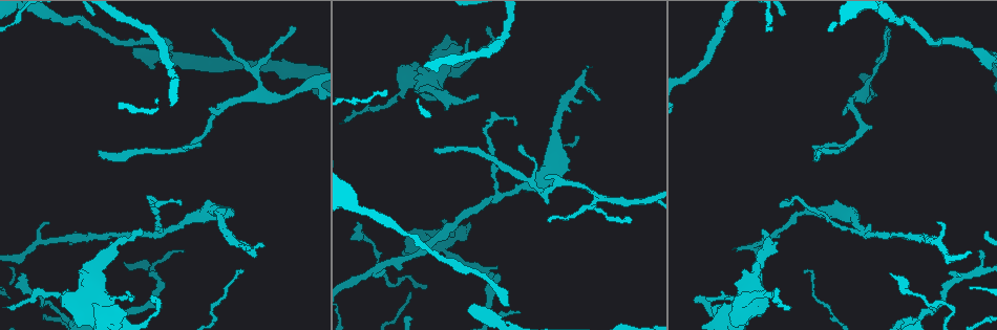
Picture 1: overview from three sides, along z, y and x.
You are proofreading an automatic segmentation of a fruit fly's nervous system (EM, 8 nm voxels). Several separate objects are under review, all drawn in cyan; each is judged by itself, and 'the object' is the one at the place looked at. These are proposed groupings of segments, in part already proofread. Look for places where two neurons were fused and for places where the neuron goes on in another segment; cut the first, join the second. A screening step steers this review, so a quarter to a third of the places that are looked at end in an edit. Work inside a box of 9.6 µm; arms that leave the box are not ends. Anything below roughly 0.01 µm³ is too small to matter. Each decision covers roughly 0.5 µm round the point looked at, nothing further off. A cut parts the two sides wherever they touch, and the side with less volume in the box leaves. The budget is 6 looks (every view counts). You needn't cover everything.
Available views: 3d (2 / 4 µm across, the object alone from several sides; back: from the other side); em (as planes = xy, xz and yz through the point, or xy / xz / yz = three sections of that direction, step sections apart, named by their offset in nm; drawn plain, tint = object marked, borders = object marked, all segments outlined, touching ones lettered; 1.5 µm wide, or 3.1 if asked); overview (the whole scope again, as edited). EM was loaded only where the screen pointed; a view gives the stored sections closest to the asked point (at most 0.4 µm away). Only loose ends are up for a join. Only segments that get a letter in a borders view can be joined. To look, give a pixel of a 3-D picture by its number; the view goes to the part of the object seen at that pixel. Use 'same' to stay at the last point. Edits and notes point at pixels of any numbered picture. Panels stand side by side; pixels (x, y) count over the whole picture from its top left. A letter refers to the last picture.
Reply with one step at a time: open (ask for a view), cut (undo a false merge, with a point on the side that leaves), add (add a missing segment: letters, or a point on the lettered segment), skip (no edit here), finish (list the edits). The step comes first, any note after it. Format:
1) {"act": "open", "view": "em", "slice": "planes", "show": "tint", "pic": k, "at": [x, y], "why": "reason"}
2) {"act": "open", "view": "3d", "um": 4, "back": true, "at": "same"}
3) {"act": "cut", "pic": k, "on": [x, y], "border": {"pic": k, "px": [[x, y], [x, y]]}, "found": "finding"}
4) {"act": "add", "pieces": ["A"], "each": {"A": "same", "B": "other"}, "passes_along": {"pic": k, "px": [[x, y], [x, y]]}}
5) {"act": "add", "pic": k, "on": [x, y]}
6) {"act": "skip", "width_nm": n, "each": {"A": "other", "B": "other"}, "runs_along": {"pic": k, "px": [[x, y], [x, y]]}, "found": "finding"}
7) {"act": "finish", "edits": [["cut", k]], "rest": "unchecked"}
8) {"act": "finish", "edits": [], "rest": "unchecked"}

{"act": "open", "view": "3d", "um": 4, "pic": 1, "at": [515, 124], "why": "free end"}

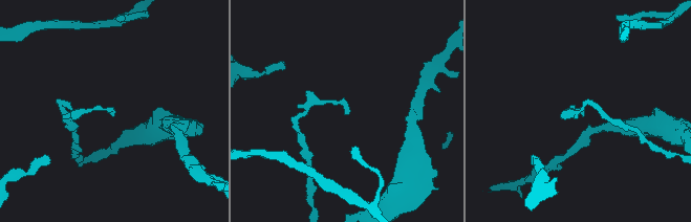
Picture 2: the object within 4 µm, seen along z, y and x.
{"act": "open", "view": "em", "slice": "xz", "step": 8, "show": "tint", "pic": 2, "at": [582, 112], "why": "now the EM"}

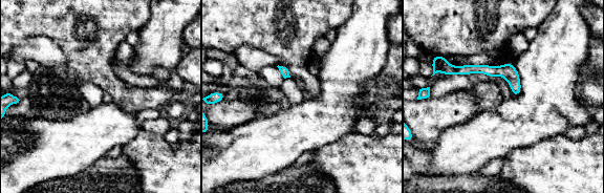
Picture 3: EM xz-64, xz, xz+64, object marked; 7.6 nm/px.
{"act": "open", "view": "em", "slice": "planes", "show": "borders", "at": "same"}

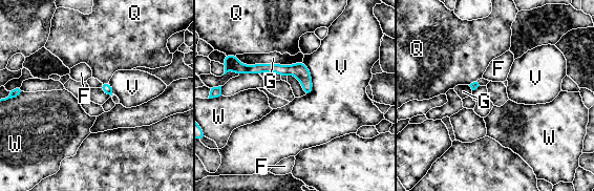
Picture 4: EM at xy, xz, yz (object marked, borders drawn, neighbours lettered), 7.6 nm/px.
{"act": "skip", "each": {"F": "other", "G": "other", "Q": "other", "V": "other", "W": "other"}, "border": {"pic": 4, "px": [[302, 61], [312, 81], [309, 96]]}, "found": "no lettered segment goes on from it"}

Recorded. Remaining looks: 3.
{"act": "open", "view": "3d", "um": 2, "back": true, "pic": 1, "at": [456, 99], "why": "thick turns thin"}

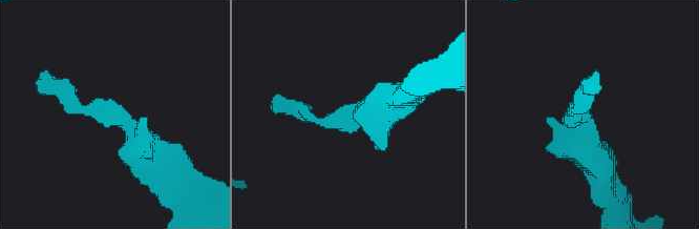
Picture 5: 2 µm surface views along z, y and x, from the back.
{"act": "open", "view": "em", "slice": "planes", "show": "borders", "pic": 5, "at": [574, 111]}

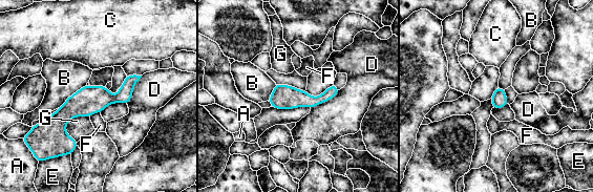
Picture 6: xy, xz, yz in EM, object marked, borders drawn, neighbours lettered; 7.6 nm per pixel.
{"act": "skip", "width_nm": 120, "each": {"A": "other", "B": "other", "C": "other", "D": "other", "E": "other", "F": "other", "G": "other"}, "runs_along": {"pic": 6, "px": [[136, 78], [43, 132]]}, "found": "all the same neuron"}

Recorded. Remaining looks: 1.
{"act": "finish", "edits": [], "rest": "unchecked"}

